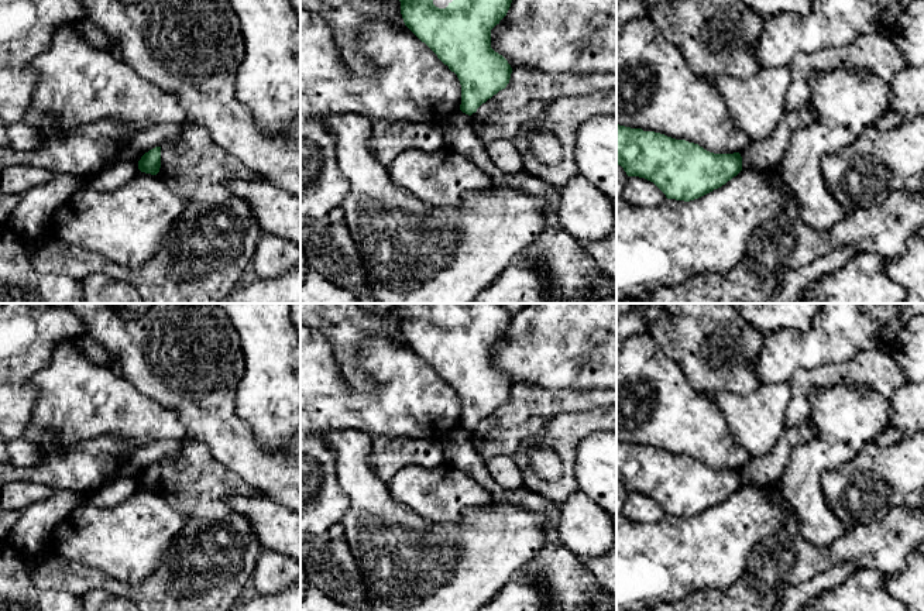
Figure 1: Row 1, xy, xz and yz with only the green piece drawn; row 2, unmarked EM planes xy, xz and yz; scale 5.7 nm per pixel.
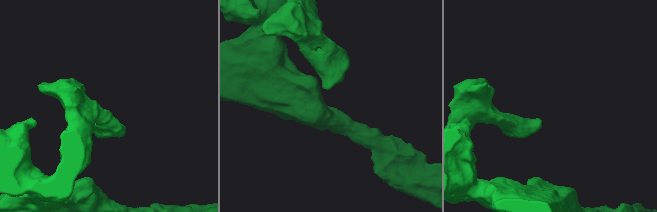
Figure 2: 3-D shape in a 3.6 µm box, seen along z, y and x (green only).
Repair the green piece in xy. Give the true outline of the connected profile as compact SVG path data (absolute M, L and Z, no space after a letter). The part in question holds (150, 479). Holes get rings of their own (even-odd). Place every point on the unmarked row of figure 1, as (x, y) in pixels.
M161 463L145 468L138 477L138 485L145 490L157 491L161 484Z

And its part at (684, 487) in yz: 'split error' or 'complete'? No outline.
complete

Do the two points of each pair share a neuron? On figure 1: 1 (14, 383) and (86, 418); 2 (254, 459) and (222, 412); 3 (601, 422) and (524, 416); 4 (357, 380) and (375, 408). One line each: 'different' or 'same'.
1: different
2: same
3: different
4: different

